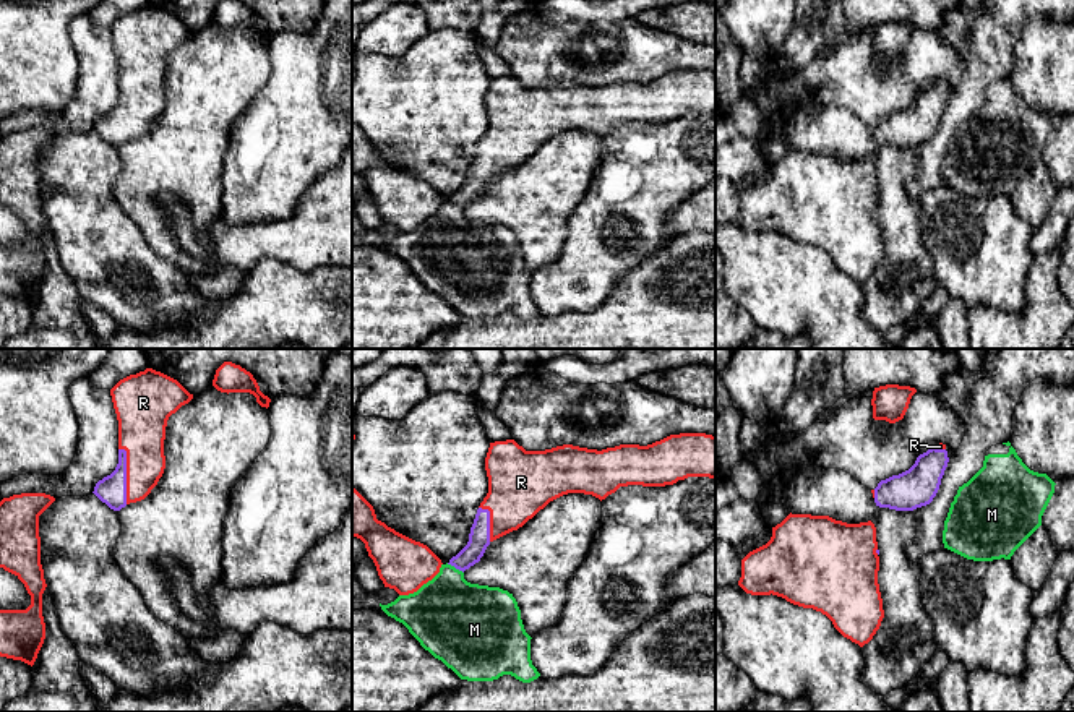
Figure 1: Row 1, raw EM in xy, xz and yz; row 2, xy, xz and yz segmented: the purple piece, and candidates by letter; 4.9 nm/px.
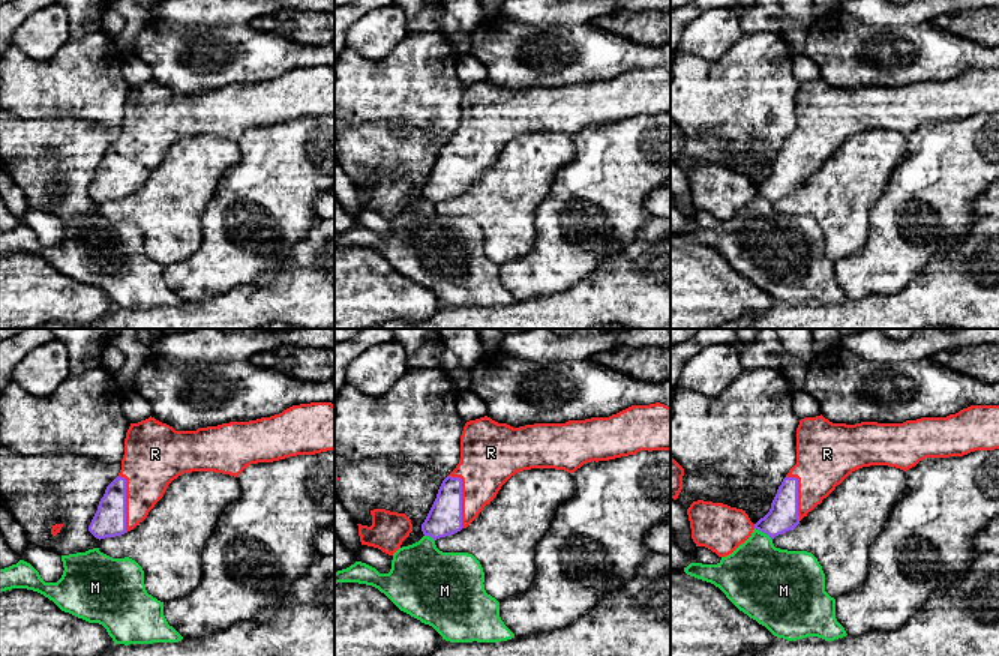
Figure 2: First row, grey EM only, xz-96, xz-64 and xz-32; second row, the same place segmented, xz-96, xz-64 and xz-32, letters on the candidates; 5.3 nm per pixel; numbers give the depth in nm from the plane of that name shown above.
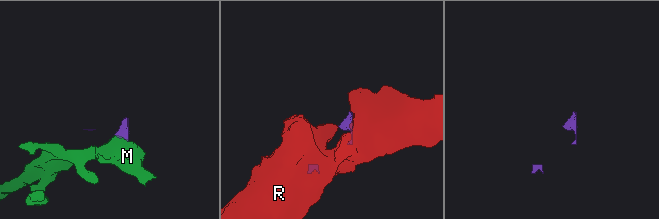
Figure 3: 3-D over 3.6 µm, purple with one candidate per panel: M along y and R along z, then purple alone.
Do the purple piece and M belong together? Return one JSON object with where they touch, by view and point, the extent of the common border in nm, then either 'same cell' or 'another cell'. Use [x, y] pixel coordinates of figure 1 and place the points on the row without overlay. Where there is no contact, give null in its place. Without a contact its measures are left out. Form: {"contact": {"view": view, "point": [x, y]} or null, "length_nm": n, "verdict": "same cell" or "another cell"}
{"contact": {"view": "xz", "point": [455, 203]}, "length_nm": 100, "verdict": "another cell"}

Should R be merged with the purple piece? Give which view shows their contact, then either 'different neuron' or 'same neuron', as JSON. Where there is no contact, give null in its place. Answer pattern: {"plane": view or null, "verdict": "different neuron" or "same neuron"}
{"plane": "xy", "verdict": "same neuron"}

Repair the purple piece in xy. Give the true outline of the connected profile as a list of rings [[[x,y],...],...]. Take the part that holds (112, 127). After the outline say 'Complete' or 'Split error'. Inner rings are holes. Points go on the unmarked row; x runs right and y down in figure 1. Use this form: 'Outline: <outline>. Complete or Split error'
Outline: [[[146,5],[120,16],[110,26],[118,57],[118,101],[99,117],[94,131],[120,148],[144,136],[165,105],[167,57],[193,36],[177,16]]]. Split error

